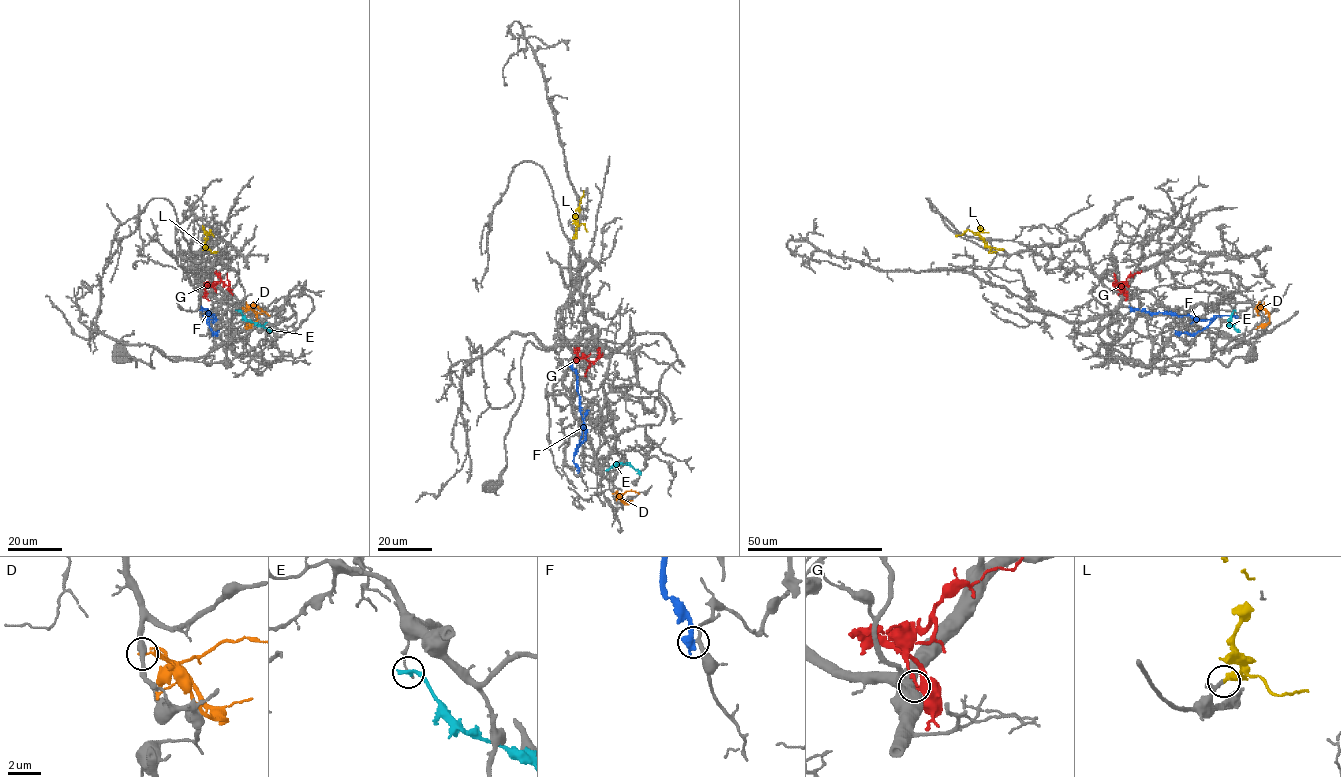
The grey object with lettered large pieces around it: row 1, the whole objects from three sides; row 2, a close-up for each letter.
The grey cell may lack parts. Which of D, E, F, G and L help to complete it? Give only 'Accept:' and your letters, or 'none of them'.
Accept: L

